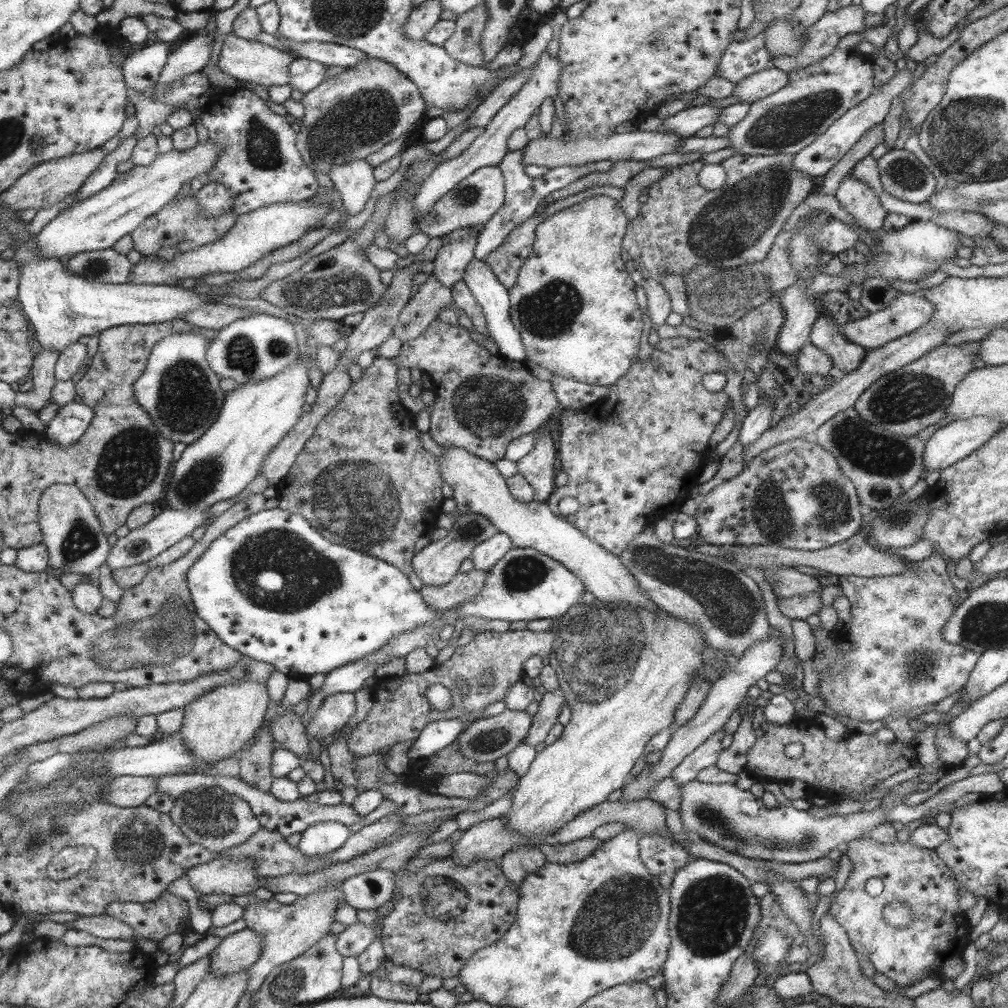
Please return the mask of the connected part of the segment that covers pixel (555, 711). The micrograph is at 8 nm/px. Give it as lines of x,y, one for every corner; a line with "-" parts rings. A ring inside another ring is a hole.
559,690
544,693
538,712
532,716
533,720
532,726
529,728
529,734
526,735
523,742
534,747
538,746
540,742
544,742
548,738
552,726
558,722
558,715
564,703
566,703
565,697

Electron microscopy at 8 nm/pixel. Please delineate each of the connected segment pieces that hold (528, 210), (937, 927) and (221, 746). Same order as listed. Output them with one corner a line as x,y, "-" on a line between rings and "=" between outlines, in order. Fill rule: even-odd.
526,146
521,149
513,151
506,151
506,154
502,157
502,160
497,164
501,168
501,172
505,177
505,202
504,206
496,212
492,219
490,219
485,225
483,225
480,234
477,236
477,248
476,255
480,260
485,260
489,252
492,249
498,248
498,245
510,234
510,231
523,223
529,216
533,215
533,212
538,208
538,204
542,200
546,200
550,196
550,202
552,200
558,201
558,192
562,188
566,188
574,180
578,178
584,178
592,172
606,172
612,168
614,164
613,160
599,160
584,166
557,166
545,170
543,175
538,178
530,178
525,173
525,164
523,163
523,156
525,155
=
856,839
848,843
846,855
854,866
846,885
837,894
827,914
846,930
857,955
868,958
877,972
901,987
911,986
915,978
926,976
926,972
935,972
938,977
944,976
952,980
962,976
962,958
966,956
966,946
971,942
969,914
960,908
962,884
958,883
957,874
937,855
935,849
922,848
910,841
881,843
874,839
-
871,878
880,878
884,882
884,891
880,896
872,897
866,893
865,885
-
897,902
906,904
912,910
914,921
910,927
896,929
886,922
883,916
885,908
=
240,679
193,700
184,708
185,715
179,730
184,746
199,760
208,762
210,767
223,758
238,756
256,738
265,724
270,704
274,704
266,688
266,684

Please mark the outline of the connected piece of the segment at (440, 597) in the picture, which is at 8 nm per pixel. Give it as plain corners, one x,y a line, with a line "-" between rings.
475,568
466,573
458,572
448,584
442,586
423,585
419,592
424,596
425,603
429,604
429,608
436,608
439,612
449,611
457,604
465,603
467,600
473,599
473,596
478,595
481,588
485,586
485,580
488,578
489,572
490,570
476,570

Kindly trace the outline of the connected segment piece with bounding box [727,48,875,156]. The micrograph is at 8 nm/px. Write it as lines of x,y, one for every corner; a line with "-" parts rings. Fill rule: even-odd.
838,48
822,61
809,64
806,68
791,70
788,74
791,80
789,84
764,99
754,101
747,117
730,126
727,134
731,138
729,148
735,148
735,154
795,155
824,135
838,119
874,92
875,74
872,64
864,55
842,52

